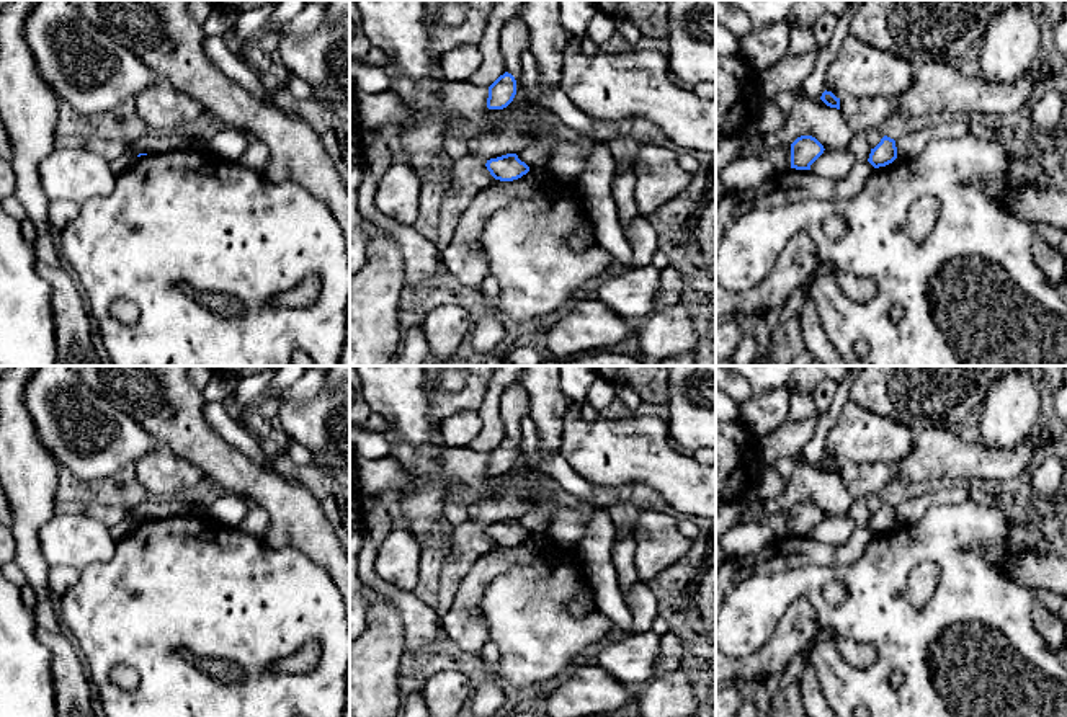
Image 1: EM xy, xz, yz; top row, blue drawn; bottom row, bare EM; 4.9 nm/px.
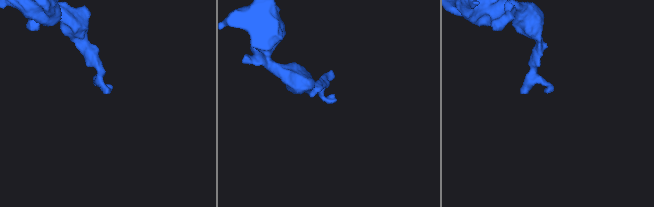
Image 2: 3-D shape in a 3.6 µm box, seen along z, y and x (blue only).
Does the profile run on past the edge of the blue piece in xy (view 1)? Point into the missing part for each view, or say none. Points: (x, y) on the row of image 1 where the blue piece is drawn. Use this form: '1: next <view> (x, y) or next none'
1: next none

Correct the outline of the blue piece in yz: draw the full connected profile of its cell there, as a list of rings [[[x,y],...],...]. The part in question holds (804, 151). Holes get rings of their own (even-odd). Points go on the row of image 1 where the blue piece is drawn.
[[[801,136],[791,144],[791,168],[810,170],[810,165],[824,154],[824,145],[812,136]]]

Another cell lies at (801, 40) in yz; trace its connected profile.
[[[792,26],[789,33],[789,57],[797,57],[812,52],[817,47],[817,39],[810,28]]]

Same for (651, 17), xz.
[[[592,0],[595,7],[611,16],[629,20],[644,38],[667,41],[670,36],[670,0]]]

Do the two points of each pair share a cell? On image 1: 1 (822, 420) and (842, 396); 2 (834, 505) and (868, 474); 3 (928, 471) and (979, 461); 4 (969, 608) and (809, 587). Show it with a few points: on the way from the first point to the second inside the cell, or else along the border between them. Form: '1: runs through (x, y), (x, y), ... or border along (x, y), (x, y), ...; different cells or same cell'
1: runs through (829, 414), (839, 402); same cell
2: border along (839, 476), (853, 500); different cells
3: runs through (941, 461), (966, 461); same cell
4: runs through (928, 618), (845, 618); same cell

